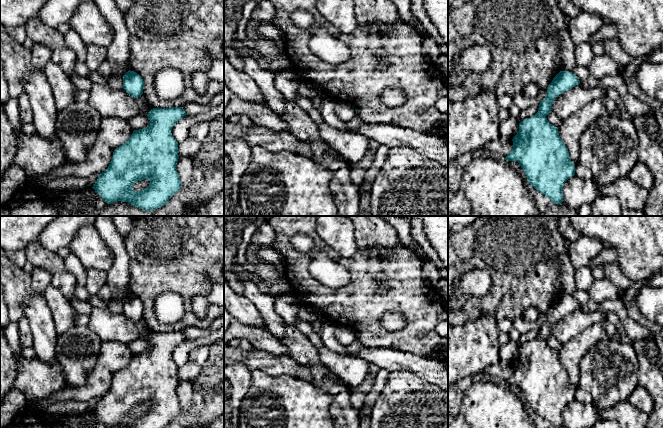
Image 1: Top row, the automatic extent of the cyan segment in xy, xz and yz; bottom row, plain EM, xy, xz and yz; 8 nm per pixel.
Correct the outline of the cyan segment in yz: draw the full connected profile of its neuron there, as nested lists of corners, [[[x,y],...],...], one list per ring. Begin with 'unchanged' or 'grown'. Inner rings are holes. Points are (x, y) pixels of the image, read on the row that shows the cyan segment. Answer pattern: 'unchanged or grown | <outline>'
unchanged | [[[560,71],[548,85],[545,98],[540,102],[538,112],[519,123],[519,131],[513,137],[513,148],[506,161],[517,161],[523,168],[528,182],[538,192],[548,197],[554,204],[563,202],[564,183],[575,175],[575,164],[569,157],[569,151],[559,136],[558,128],[550,124],[546,116],[551,113],[555,98],[580,84],[573,72]]]

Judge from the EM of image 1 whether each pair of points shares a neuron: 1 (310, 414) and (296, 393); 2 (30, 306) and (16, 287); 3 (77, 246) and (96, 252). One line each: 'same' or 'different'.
1: same
2: different
3: same

